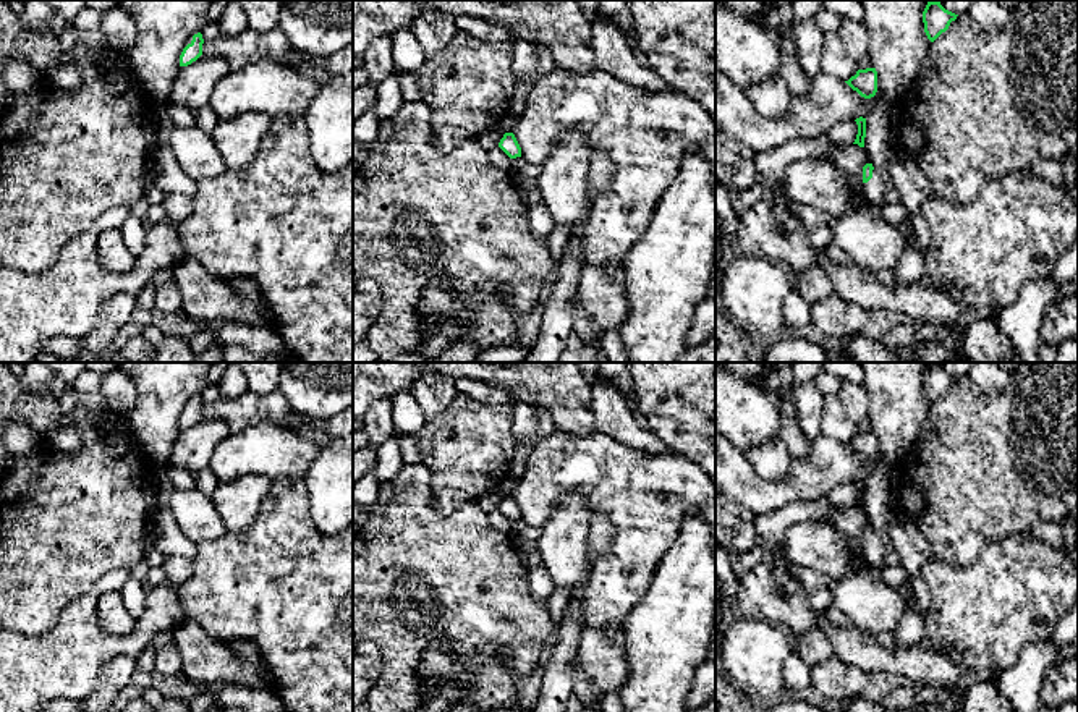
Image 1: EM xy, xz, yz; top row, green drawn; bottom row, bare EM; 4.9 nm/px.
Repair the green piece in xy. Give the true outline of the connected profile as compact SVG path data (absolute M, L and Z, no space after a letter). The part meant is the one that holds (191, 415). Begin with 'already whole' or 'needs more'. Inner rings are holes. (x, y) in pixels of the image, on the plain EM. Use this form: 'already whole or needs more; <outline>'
already whole; M197 395L193 398L193 403L183 411L180 417L180 429L188 429L202 417L202 396Z

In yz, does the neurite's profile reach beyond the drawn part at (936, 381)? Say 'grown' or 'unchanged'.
unchanged

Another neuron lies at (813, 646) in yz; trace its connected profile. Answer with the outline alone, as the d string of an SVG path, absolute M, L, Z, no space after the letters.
M806 631L798 636L795 651L809 668L817 667L835 655L830 641L822 631Z

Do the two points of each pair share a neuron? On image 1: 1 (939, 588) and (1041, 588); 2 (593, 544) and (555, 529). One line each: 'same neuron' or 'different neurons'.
1: same neuron
2: different neurons

